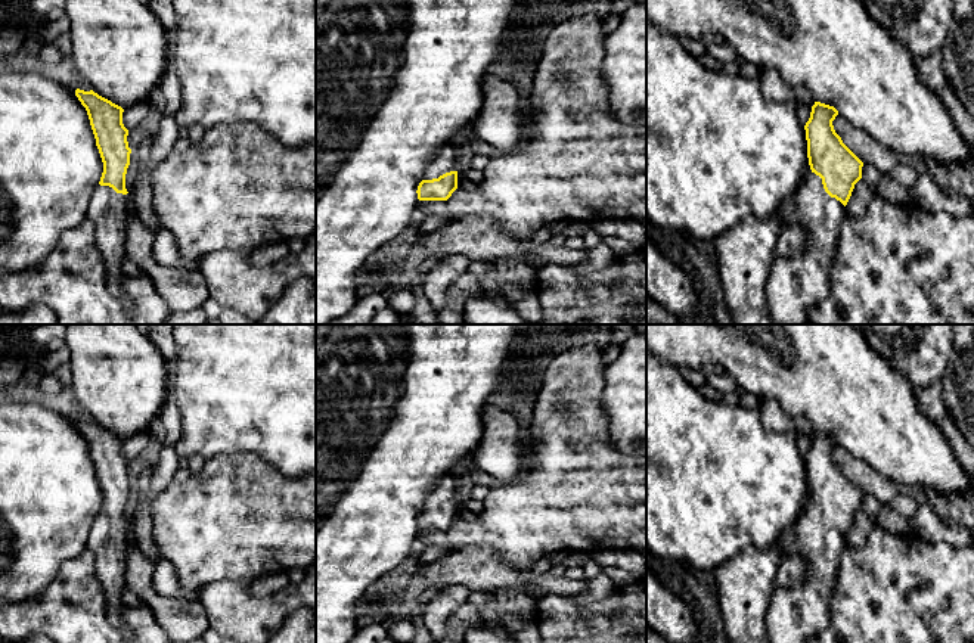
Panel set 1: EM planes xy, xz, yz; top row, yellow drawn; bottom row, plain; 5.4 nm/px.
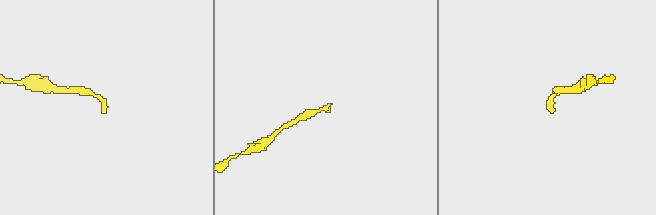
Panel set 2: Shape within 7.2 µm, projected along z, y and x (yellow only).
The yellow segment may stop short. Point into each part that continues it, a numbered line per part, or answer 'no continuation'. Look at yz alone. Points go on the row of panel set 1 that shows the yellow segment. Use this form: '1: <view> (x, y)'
1: yz (796, 283)

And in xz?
1: xz (446, 160)

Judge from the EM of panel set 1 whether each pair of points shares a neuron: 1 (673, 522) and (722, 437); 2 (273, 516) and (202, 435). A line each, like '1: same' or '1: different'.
1: same
2: different

